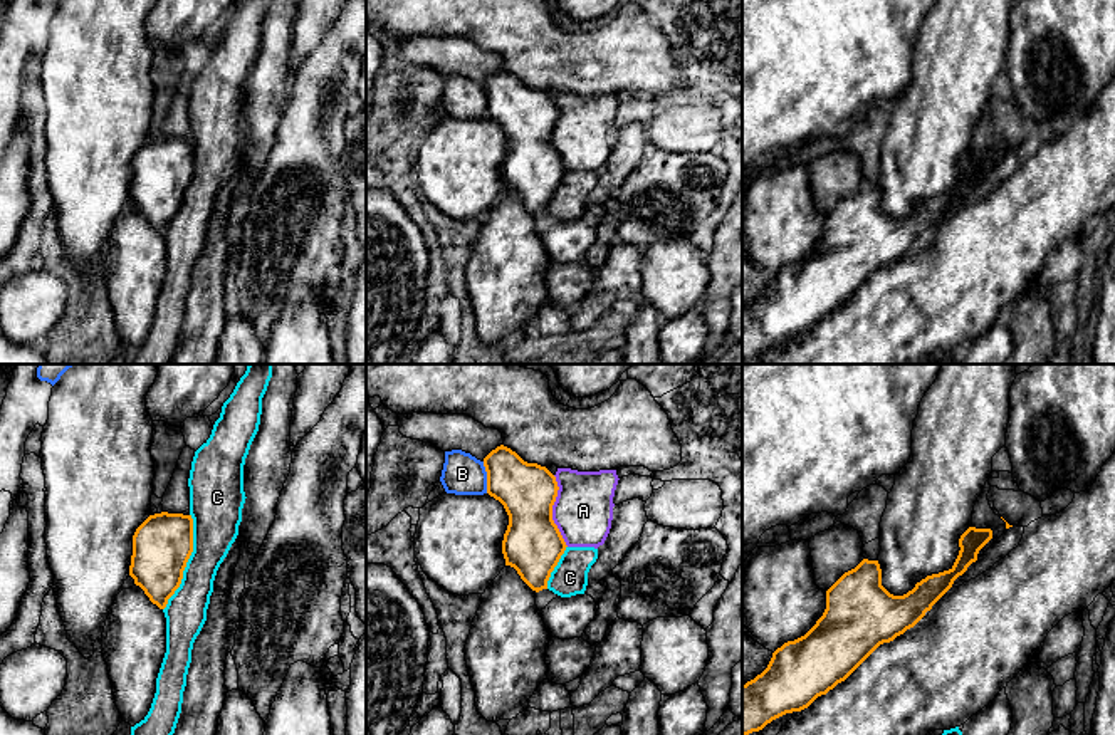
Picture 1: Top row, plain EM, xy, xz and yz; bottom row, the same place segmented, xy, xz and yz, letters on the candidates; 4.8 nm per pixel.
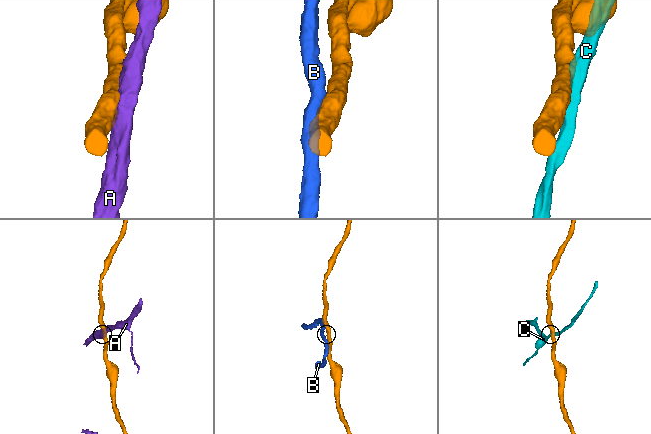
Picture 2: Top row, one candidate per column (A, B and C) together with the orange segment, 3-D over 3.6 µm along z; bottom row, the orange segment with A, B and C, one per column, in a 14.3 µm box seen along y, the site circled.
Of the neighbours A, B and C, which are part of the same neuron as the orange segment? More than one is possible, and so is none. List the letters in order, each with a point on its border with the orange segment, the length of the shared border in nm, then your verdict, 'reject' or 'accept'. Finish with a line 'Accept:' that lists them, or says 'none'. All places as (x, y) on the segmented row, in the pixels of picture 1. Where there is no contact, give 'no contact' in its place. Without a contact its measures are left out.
A: xz (551, 510) | 360 nm | reject
B: xz (487, 477) | 150 nm | reject
C: xy (187, 561) | 480 nm | reject
Accept: none

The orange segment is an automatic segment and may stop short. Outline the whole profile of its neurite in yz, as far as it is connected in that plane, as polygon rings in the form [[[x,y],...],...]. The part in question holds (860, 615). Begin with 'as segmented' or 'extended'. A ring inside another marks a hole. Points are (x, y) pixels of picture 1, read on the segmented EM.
as segmented; [[[969,527],[959,539],[959,555],[949,571],[927,576],[903,596],[893,596],[882,586],[878,560],[863,559],[855,569],[845,572],[826,591],[826,609],[816,624],[801,638],[784,643],[772,653],[767,668],[742,685],[742,735],[762,730],[772,720],[808,708],[818,696],[826,695],[845,681],[880,644],[893,641],[913,628],[927,611],[952,587],[954,581],[977,560],[979,550],[992,539],[991,529]]]

